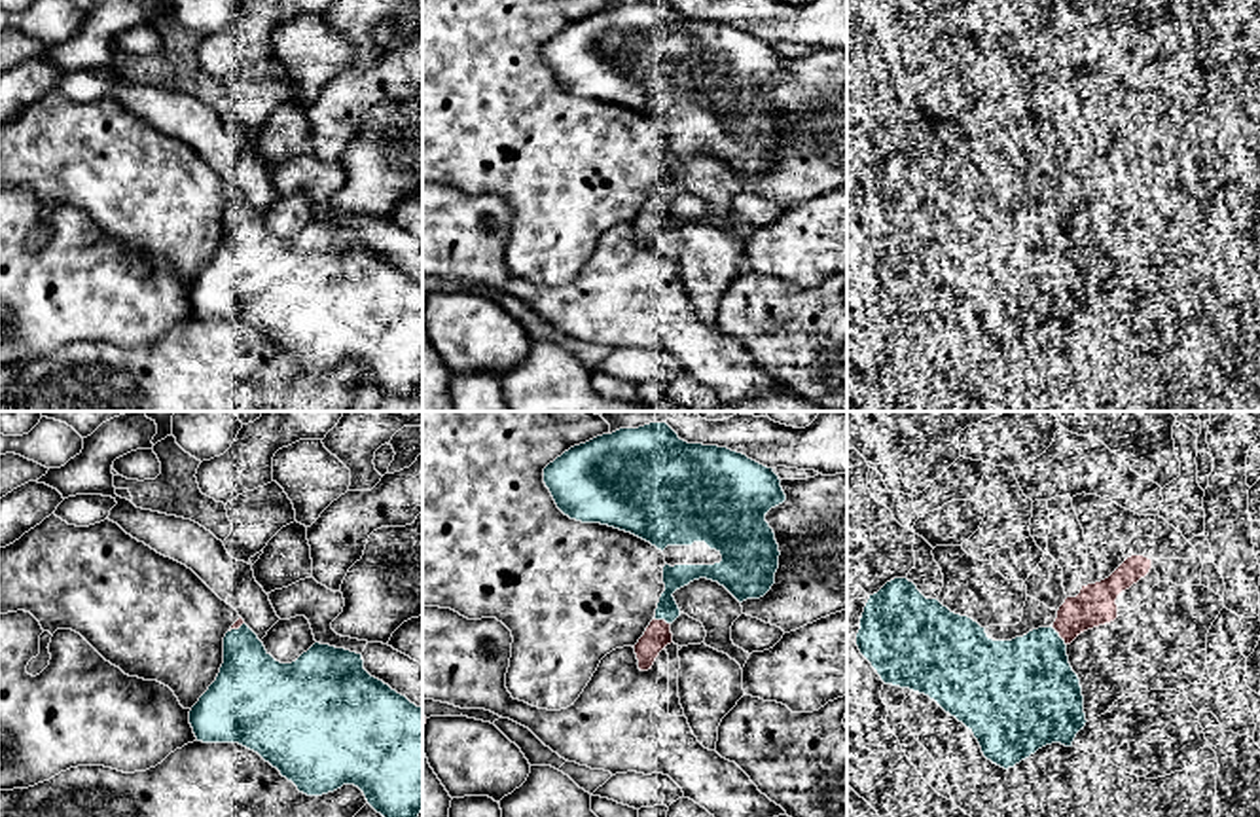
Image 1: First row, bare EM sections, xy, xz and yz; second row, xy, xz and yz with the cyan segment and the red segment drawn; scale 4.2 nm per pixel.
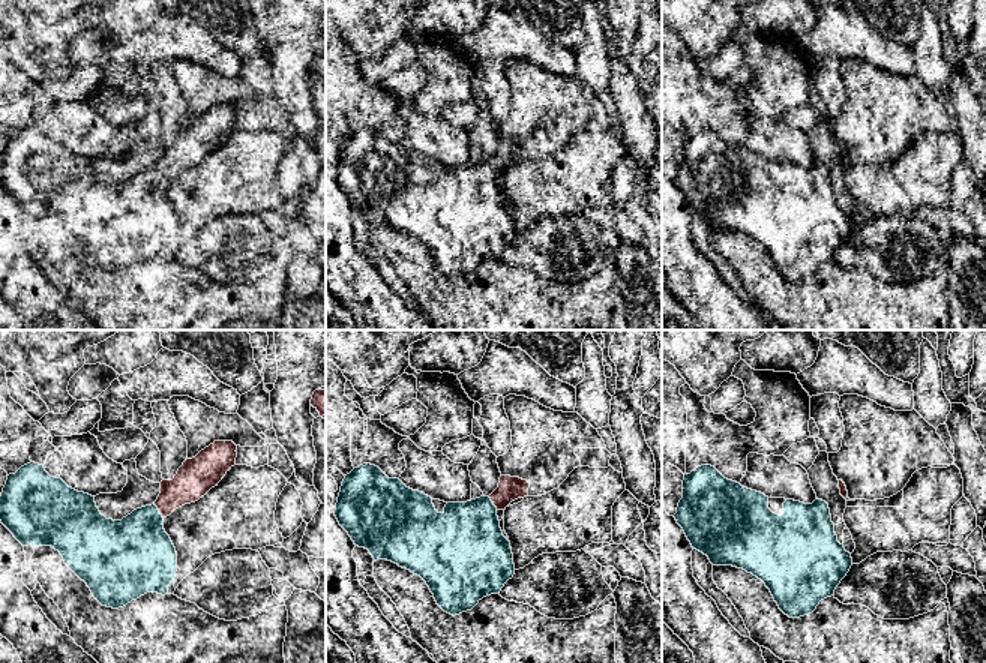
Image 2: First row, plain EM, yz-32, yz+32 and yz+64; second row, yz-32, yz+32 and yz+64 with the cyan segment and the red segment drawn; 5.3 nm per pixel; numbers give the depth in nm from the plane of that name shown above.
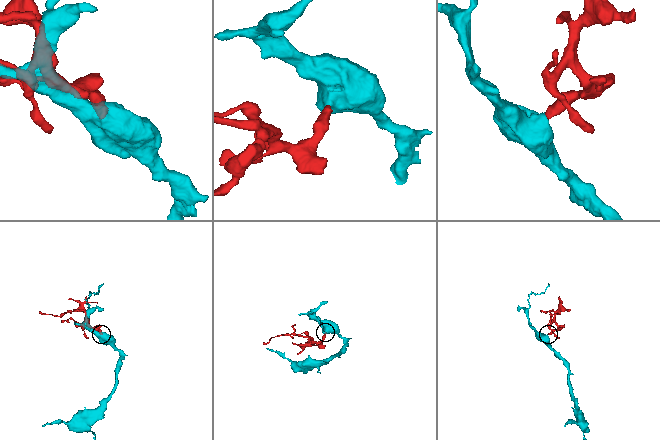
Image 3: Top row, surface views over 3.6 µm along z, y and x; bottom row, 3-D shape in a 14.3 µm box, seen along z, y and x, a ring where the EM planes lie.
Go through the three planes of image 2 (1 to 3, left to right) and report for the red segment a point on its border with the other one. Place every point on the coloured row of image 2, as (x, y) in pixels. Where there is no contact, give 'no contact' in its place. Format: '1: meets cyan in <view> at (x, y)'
1: meets cyan in yz-32 at (158, 512)
2: meets cyan in yz+32 at (492, 503)
3: no contact

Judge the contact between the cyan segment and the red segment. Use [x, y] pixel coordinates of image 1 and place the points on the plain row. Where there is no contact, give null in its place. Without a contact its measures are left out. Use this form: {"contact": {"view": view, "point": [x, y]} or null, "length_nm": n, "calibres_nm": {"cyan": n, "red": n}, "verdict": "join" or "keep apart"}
{"contact": {"view": "yz", "point": [1058, 211]}, "length_nm": 110, "calibres_nm": {"cyan": 400, "red": 180}, "verdict": "join"}

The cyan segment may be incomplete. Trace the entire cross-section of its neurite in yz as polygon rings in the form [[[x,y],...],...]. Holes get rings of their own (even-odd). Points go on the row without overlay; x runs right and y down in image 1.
[[[1127,133],[1108,154],[1082,161],[1076,172],[1067,172],[1050,203],[1012,216],[989,214],[985,203],[972,193],[951,188],[938,174],[927,174],[908,154],[894,154],[870,171],[856,222],[885,260],[934,275],[974,309],[987,336],[1008,345],[1046,320],[1072,322],[1088,296],[1080,254],[1069,239],[1067,222],[1080,209],[1114,197],[1118,171],[1150,144],[1152,135]]]

